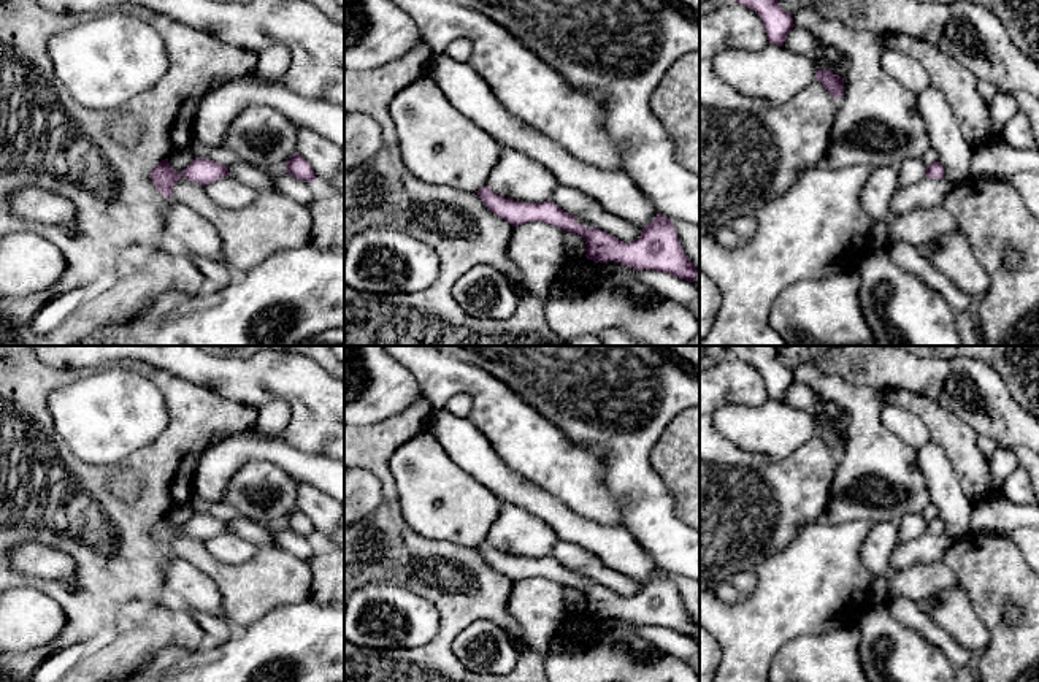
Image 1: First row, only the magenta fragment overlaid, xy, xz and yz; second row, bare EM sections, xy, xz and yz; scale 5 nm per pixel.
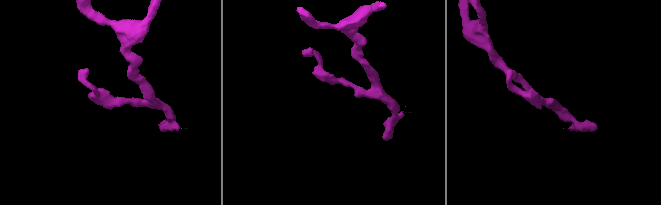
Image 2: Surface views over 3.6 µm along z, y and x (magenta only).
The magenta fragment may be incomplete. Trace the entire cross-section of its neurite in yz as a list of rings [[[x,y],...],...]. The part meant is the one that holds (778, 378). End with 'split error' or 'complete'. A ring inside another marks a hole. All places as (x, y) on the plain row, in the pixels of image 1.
[[[727,346],[728,355],[753,365],[763,376],[771,400],[784,401],[795,382],[792,370],[777,358],[777,346]]]; complete

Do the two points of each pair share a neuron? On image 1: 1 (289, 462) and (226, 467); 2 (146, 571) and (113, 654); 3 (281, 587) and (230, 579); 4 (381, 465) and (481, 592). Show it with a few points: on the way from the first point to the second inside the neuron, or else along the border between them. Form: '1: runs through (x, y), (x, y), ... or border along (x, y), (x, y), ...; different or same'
1: runs through (273, 451), (241, 451); same
2: runs through (126, 592), (113, 605), (115, 633); same
3: runs through (268, 586), (243, 586); same
4: runs through (389, 501), (389, 522), (432, 565), (444, 573); same

